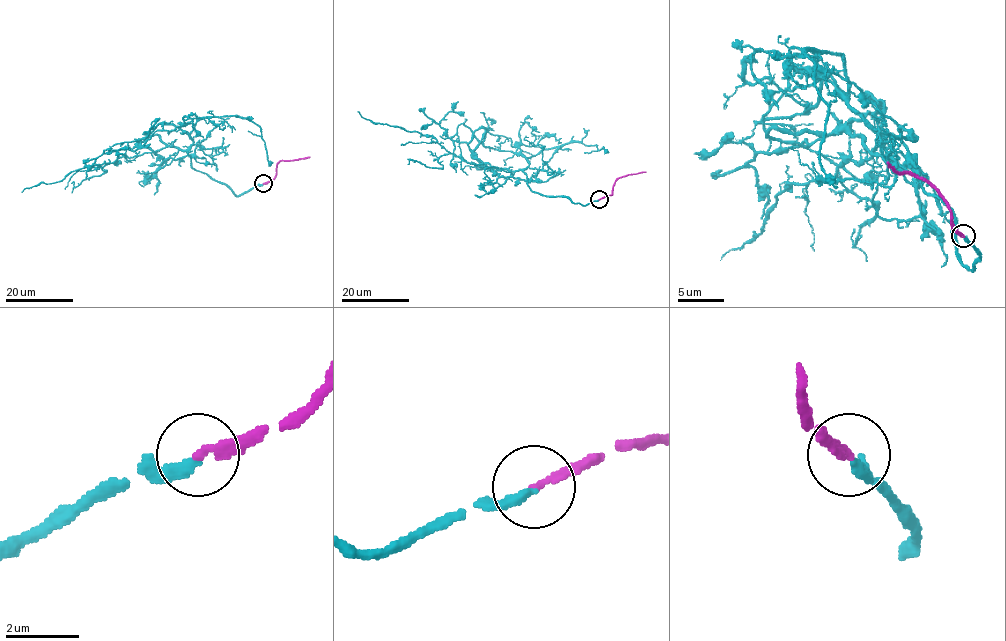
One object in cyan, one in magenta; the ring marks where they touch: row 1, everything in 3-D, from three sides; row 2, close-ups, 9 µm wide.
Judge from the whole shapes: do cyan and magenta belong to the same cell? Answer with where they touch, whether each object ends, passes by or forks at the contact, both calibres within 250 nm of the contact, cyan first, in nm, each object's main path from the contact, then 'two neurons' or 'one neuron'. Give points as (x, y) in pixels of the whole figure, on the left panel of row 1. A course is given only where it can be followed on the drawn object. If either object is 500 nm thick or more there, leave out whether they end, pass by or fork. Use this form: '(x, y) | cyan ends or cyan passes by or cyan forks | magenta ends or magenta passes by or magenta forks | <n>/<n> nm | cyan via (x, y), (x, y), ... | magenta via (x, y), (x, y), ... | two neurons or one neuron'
(263, 183) | cyan ends | magenta ends | 280/200 nm | cyan via (263, 184), (236, 195), (191, 166), (190, 155), (175, 159), (143, 152), (87, 166), (22, 192) | magenta via (263, 184), (274, 177), (280, 161), (310, 157) | one neuron

